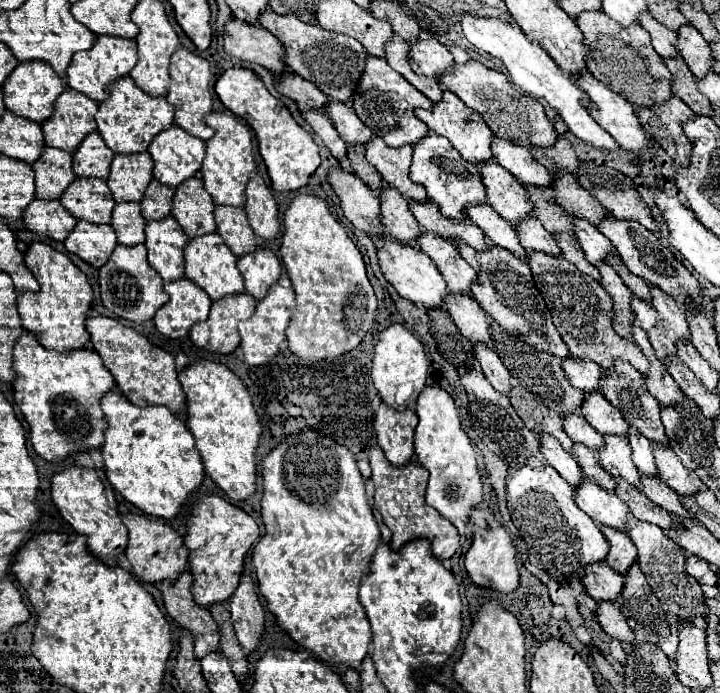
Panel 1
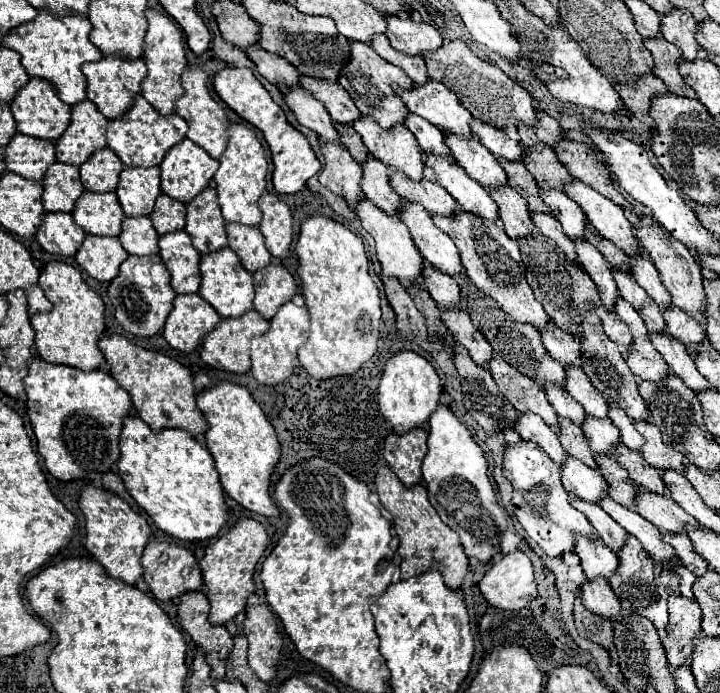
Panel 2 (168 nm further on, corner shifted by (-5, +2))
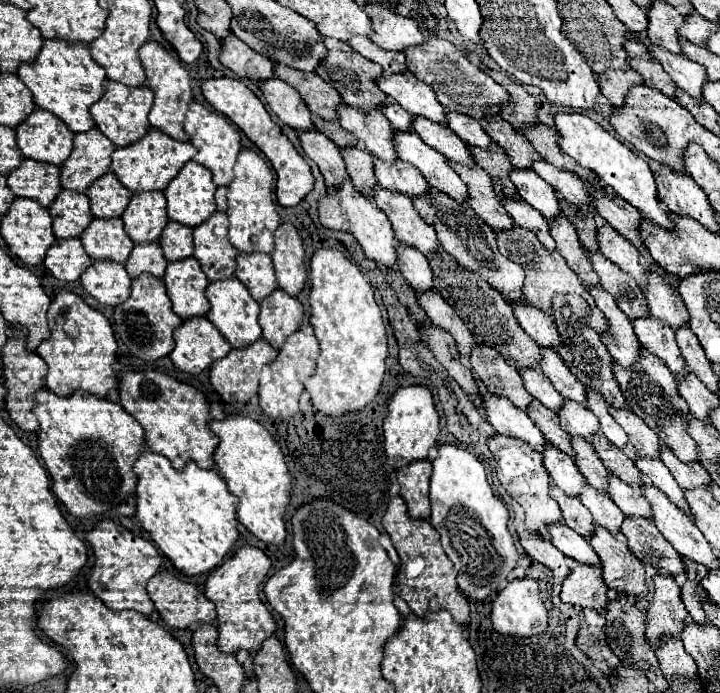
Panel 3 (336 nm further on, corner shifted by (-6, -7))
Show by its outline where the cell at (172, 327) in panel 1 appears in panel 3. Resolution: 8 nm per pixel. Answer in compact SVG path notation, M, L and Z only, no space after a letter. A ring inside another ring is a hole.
M188 319L174 331L174 351L170 353L172 363L184 371L198 375L210 365L230 353L230 343L220 335L212 323L202 319Z

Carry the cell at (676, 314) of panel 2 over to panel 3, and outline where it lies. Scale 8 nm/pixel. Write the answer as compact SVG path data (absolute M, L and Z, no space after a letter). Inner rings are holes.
M648 271L648 283L640 289L654 317L662 319L672 329L678 329L688 321L688 311L684 307L684 301L680 299L680 293L674 291L666 283L666 279L660 279L654 271Z

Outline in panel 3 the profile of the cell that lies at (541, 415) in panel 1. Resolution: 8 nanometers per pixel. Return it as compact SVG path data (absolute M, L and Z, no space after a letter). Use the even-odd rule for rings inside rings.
M476 343L474 351L470 353L470 365L472 375L482 381L488 393L504 395L508 397L516 407L526 409L532 401L532 395L524 389L522 377L518 373L520 367L508 365L492 347L482 347L482 343Z

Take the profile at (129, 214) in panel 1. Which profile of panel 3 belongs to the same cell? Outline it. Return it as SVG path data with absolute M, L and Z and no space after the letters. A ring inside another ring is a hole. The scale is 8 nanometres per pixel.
M138 243L134 245L128 263L126 263L126 271L132 279L150 273L158 279L164 279L164 271L166 271L166 259L162 253L162 247L158 243Z

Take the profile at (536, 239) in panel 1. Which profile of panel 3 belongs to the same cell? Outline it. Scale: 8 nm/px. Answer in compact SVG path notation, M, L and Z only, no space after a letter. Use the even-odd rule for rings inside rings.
M448 161L448 165L454 167L454 171L460 175L460 179L468 187L468 205L476 211L476 215L488 223L492 229L510 229L514 223L504 211L490 177L484 175L480 167L464 167L460 163Z

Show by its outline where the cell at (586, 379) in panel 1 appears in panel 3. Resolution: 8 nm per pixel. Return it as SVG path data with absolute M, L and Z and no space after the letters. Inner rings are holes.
M522 299L522 303L512 301L512 311L514 311L514 319L518 321L518 325L540 345L540 347L558 347L560 345L560 335L556 331L554 319L550 315L546 315L544 311L532 307L526 299Z

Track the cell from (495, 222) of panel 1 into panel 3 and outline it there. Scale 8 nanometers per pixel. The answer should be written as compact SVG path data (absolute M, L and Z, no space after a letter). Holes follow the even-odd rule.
M396 131L396 139L392 139L392 143L396 143L398 159L412 163L432 187L466 205L466 185L446 163L442 153L420 141L412 131Z

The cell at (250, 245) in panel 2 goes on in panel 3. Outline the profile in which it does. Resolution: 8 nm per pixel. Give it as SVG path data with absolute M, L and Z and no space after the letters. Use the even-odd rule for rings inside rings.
M240 253L236 277L246 285L246 289L258 303L266 299L274 289L278 289L272 259L270 255L264 253L252 253L252 255Z

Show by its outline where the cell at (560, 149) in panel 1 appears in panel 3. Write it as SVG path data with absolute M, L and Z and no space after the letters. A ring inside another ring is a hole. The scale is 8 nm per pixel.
M482 65L482 71L488 73L496 83L500 83L512 97L510 103L506 103L500 111L502 111L502 119L508 121L514 129L518 129L522 123L536 123L536 103L534 97L528 95L520 83L510 81L506 73L502 71L492 71L488 67Z

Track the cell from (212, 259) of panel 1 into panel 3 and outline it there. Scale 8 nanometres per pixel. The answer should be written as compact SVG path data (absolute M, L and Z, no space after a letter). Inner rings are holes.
M236 277L210 283L208 289L206 289L206 297L210 301L210 311L208 311L206 319L214 323L214 327L226 337L226 341L234 349L244 349L244 347L248 347L250 343L254 343L262 337L262 331L260 331L260 325L258 325L260 305L250 297L248 289Z

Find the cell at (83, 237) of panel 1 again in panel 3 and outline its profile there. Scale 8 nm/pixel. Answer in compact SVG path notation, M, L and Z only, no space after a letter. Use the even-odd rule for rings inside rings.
M94 261L82 273L80 283L98 303L116 307L128 299L132 279L120 263Z

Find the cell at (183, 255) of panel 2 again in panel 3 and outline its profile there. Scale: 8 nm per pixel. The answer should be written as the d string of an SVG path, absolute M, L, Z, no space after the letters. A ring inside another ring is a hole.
M194 257L168 263L164 285L166 285L168 297L172 299L172 311L182 321L204 317L208 313L210 303L204 293L208 283L210 281L202 273L200 263Z

